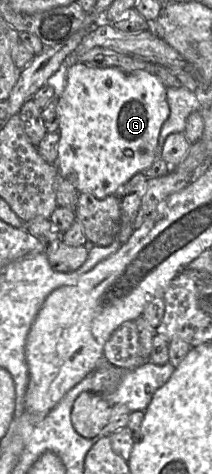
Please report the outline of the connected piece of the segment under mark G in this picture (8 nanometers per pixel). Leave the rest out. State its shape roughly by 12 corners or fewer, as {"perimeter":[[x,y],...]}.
{"perimeter":[[82,62],[58,97],[56,167],[115,195],[156,160],[167,87]]}

